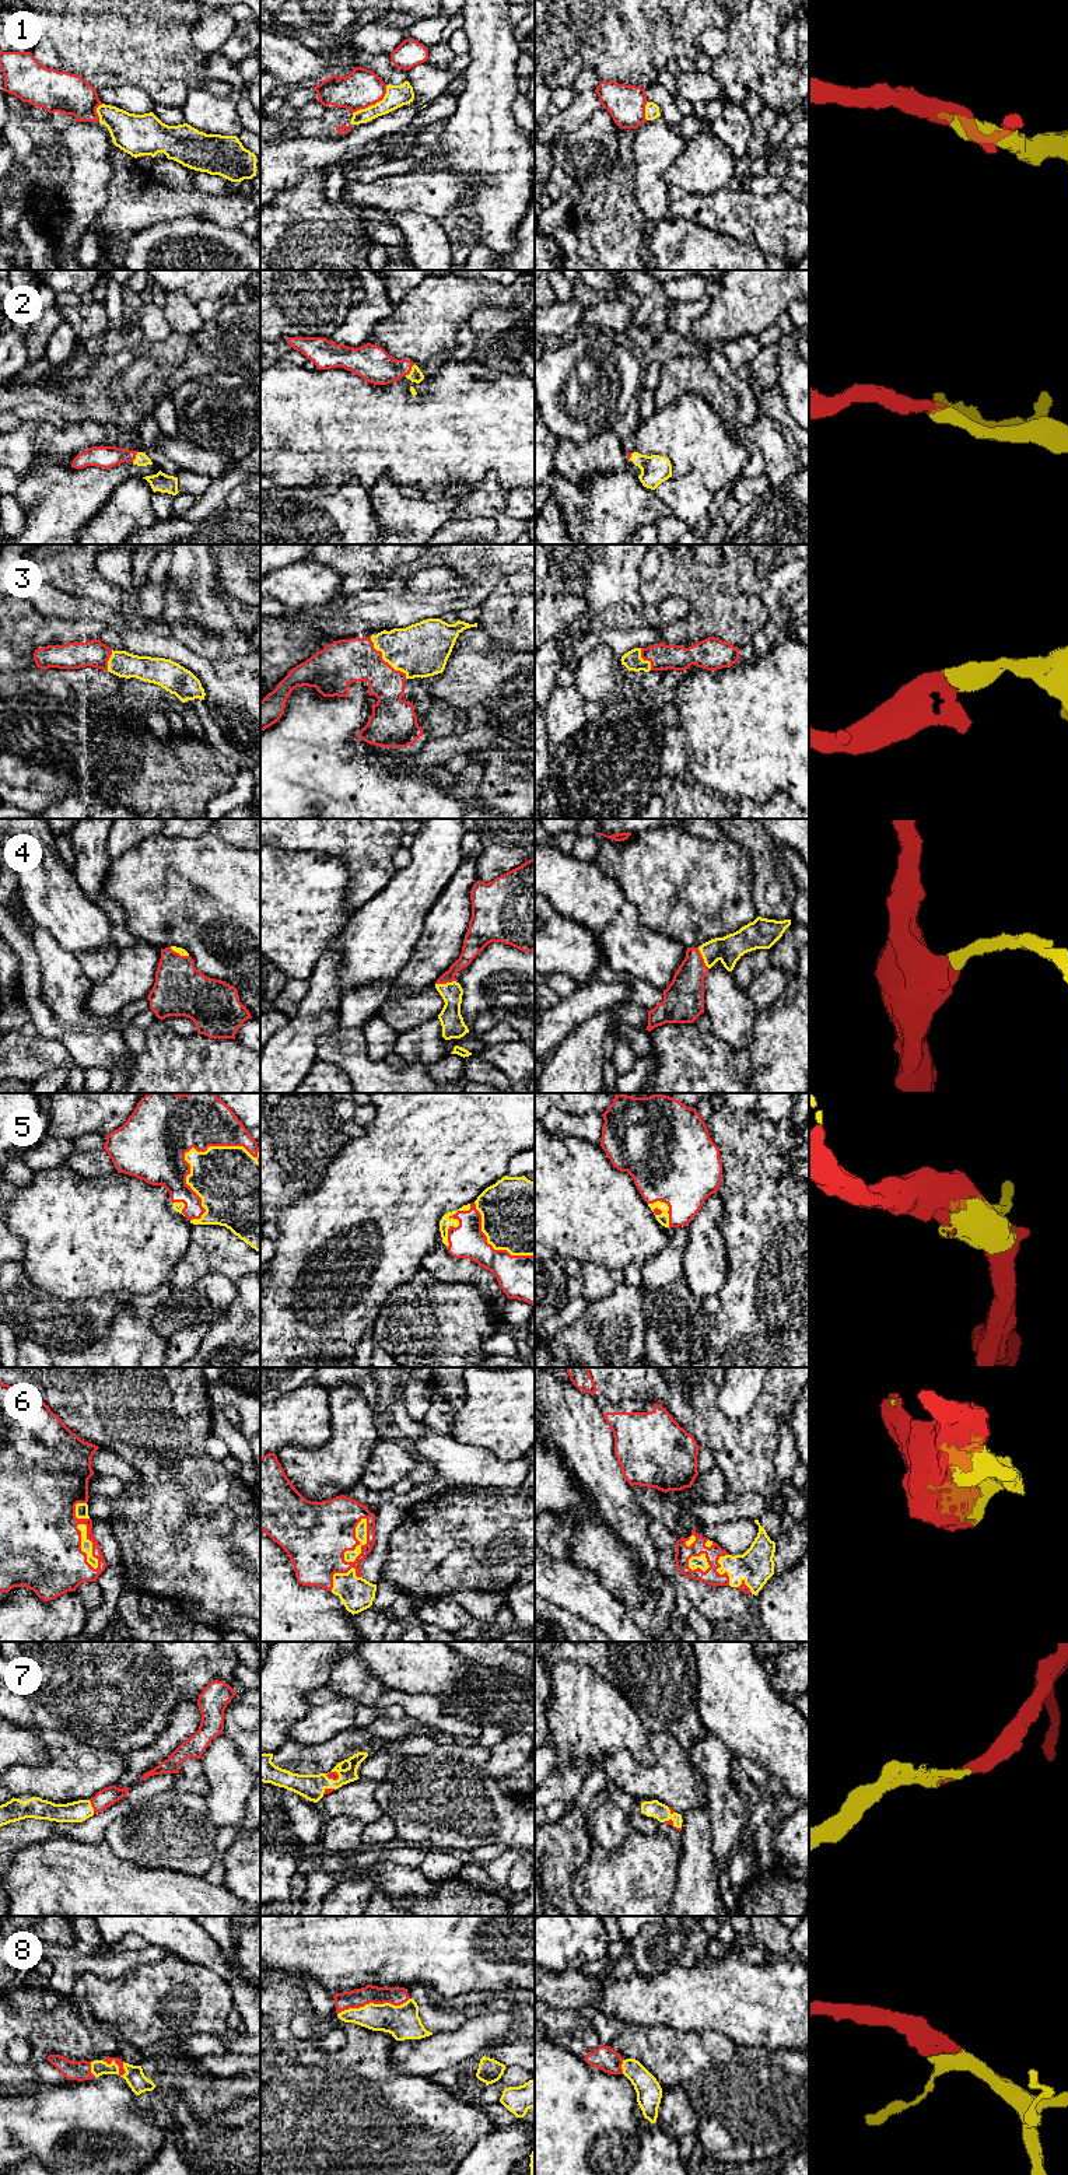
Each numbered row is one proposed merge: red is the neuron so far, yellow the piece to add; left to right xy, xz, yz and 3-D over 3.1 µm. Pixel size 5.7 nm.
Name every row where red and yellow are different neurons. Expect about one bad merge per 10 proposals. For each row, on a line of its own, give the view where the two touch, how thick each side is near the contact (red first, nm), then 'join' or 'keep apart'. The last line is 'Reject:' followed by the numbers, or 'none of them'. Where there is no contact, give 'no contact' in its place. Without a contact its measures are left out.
1: xz | 220/130 nm | keep apart
2: xz | 200/80 nm | join
3: xz | 260/320 nm | join
4: xz | 100/130 nm | join
5: xy | 400/340 nm | join
6: xz | 320/60 nm | join
7: xy | 110/130 nm | join
8: xz | 110/190 nm | join
Reject: 1

